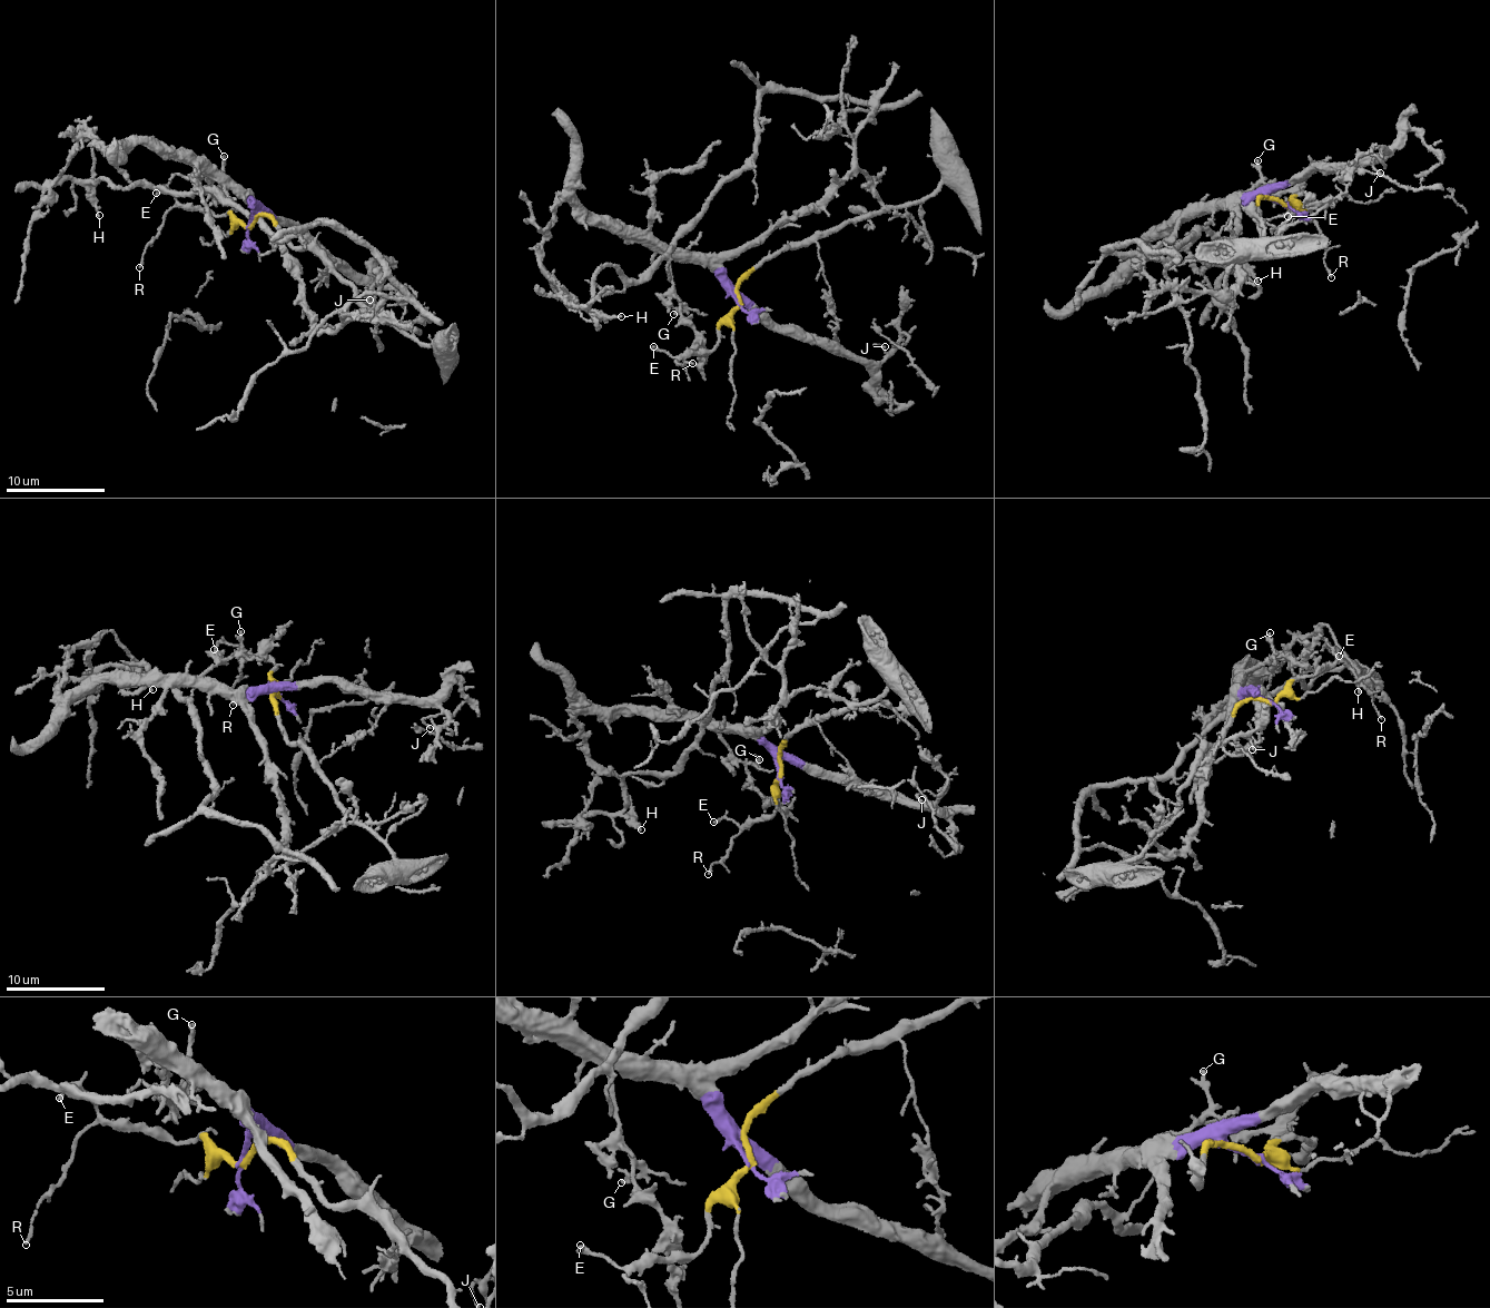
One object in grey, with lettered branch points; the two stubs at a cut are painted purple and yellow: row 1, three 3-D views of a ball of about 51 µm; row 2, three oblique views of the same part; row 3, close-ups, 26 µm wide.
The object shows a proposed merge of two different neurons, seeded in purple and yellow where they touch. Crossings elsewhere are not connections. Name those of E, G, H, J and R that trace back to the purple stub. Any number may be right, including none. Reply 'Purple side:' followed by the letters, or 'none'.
Purple side: G, H, J

